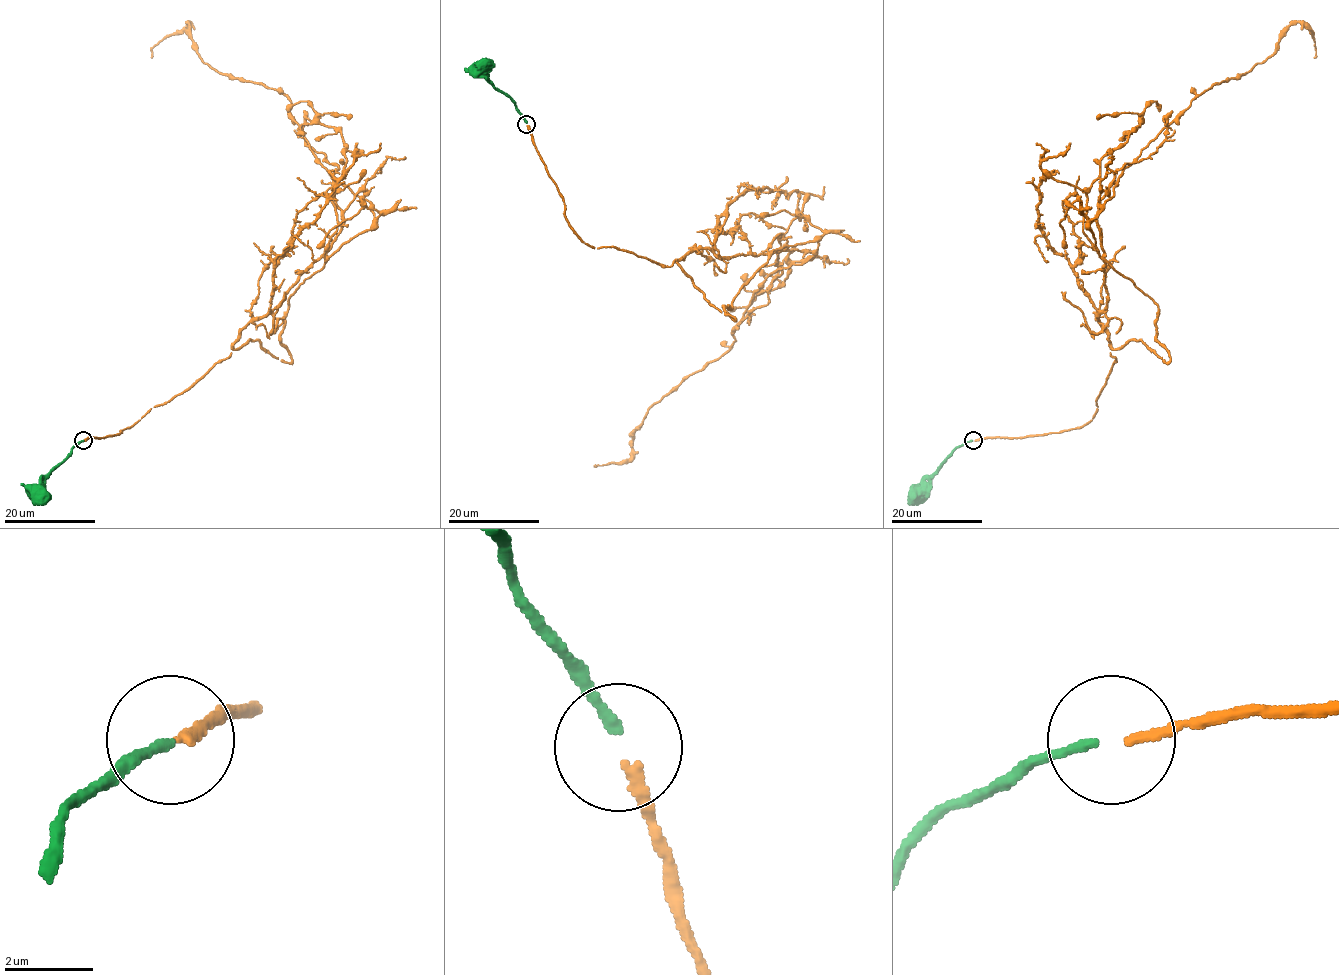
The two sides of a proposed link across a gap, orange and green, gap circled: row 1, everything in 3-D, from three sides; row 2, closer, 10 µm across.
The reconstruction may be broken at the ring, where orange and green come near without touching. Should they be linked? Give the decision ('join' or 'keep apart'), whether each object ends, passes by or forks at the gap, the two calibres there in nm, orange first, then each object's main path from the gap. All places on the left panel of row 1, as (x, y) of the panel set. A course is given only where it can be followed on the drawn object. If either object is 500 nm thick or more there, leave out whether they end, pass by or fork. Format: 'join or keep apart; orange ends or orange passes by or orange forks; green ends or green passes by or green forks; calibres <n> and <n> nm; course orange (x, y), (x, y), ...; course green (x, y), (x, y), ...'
join; orange ends; green ends; calibres 240 and 220 nm; course orange (83, 440), (226, 359), (340, 230), (338, 167), (285, 94), (205, 64), (188, 21), (152, 58); course green (82, 440), (31, 492), (33, 496)

